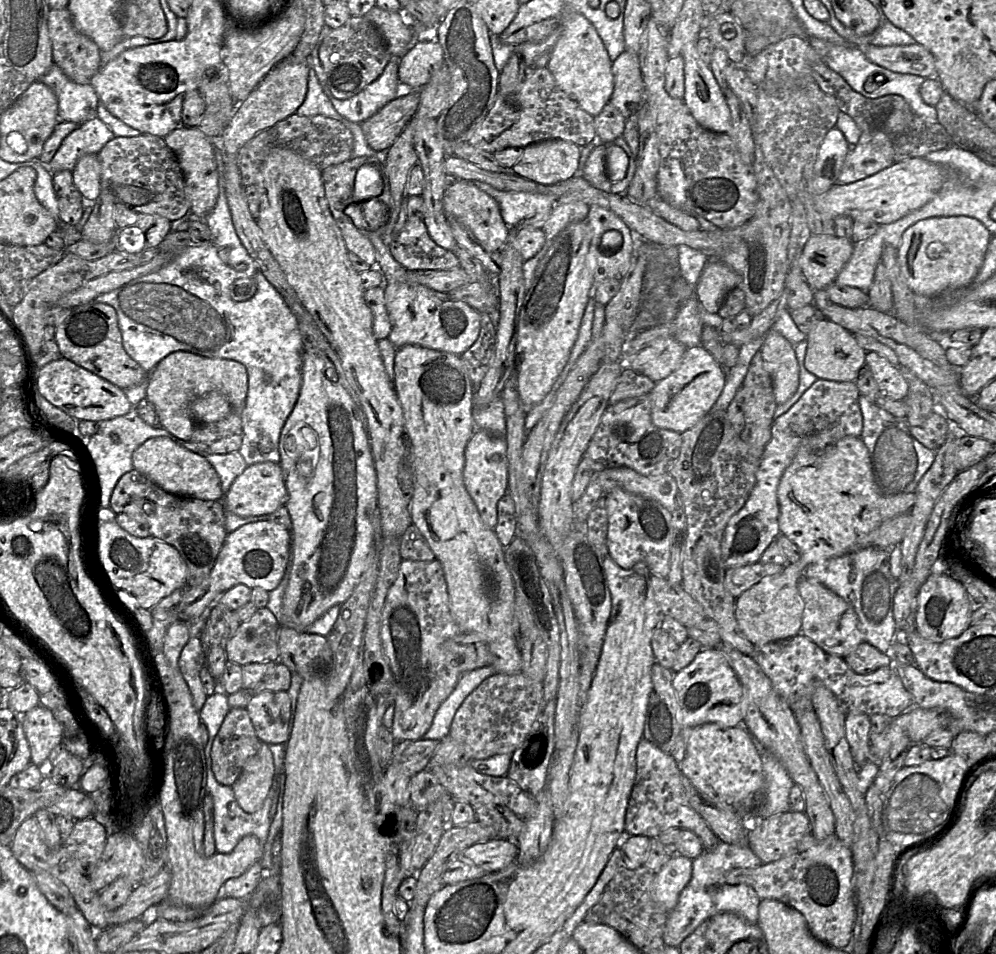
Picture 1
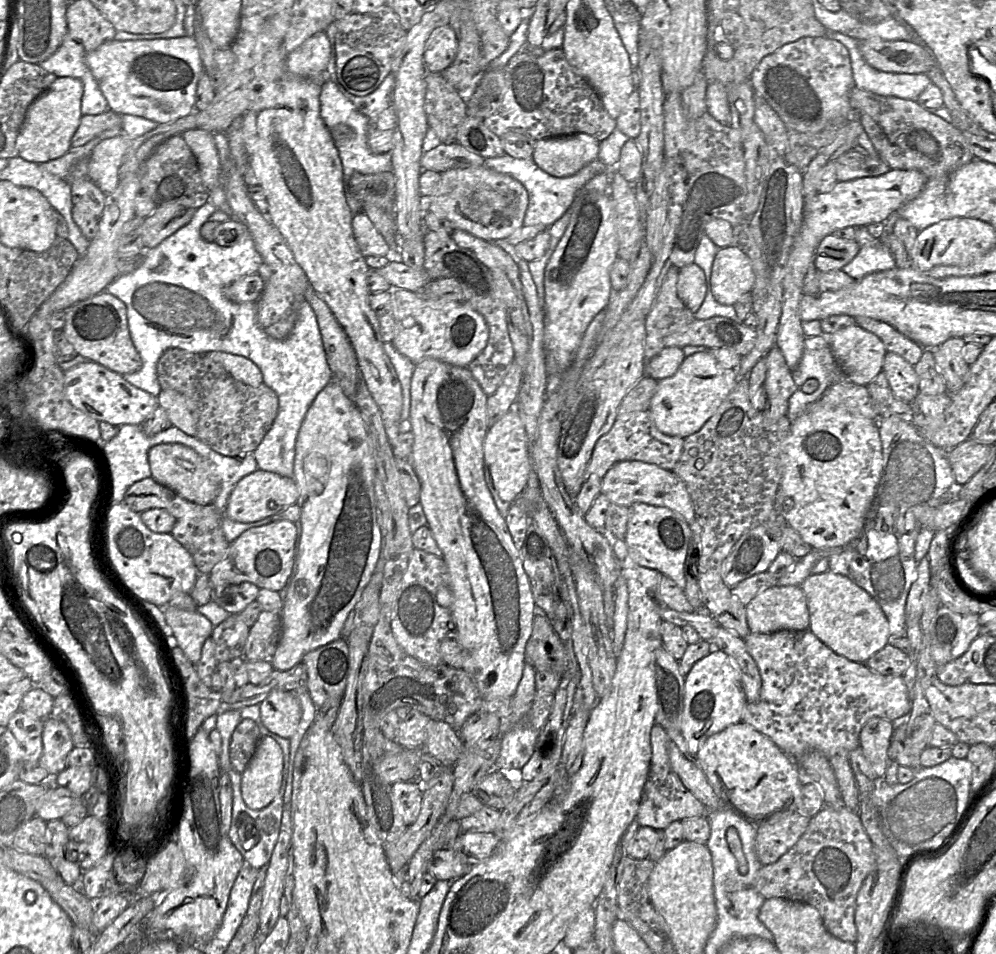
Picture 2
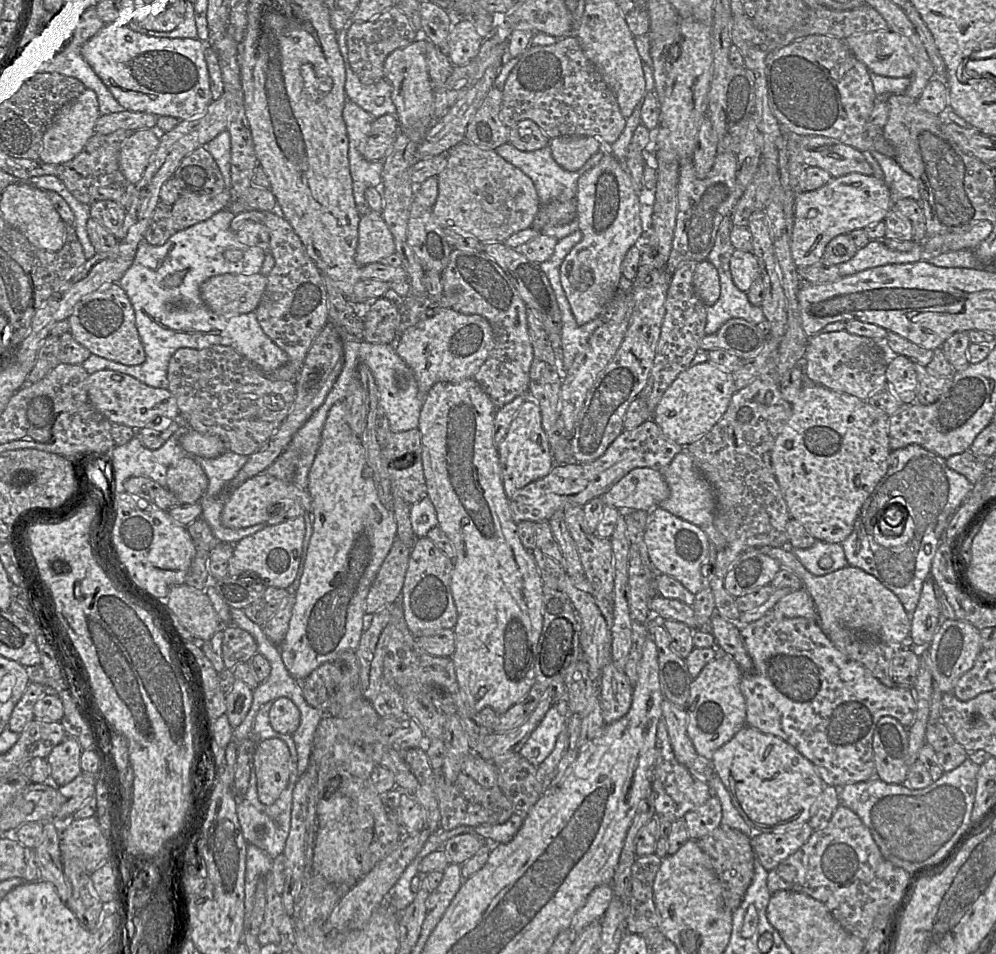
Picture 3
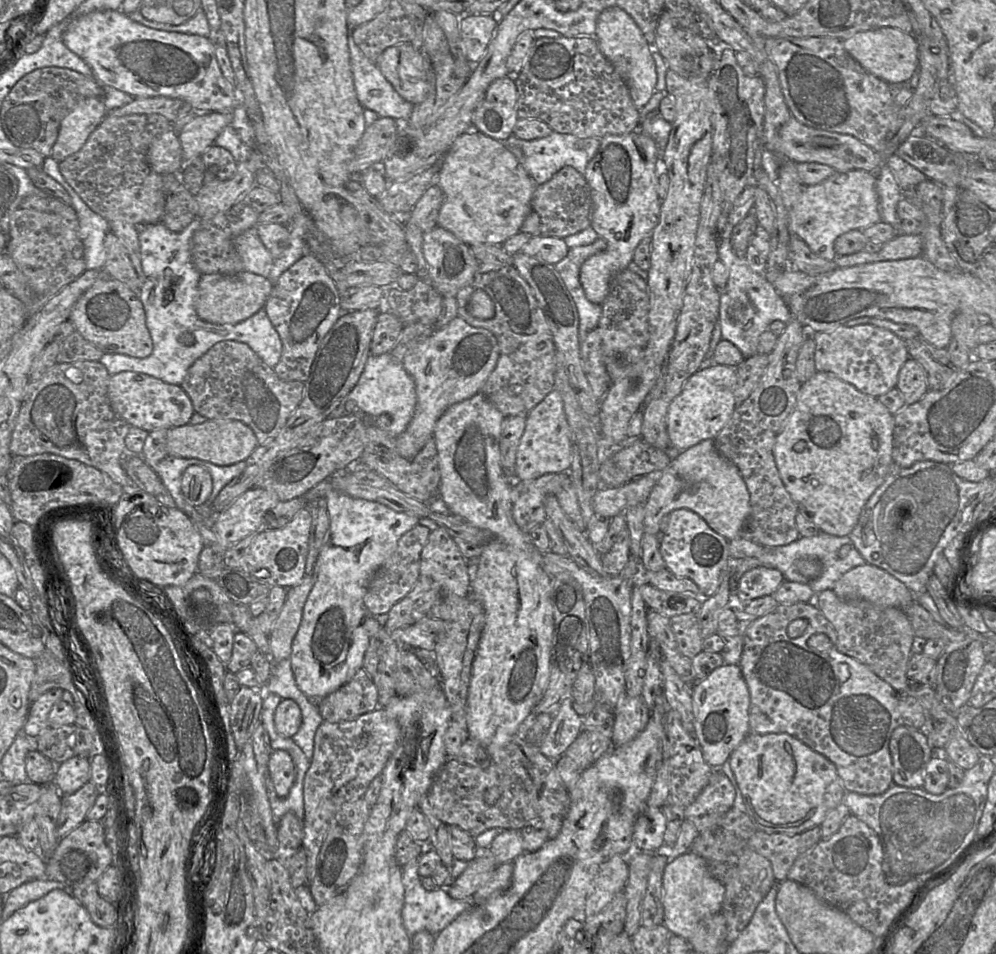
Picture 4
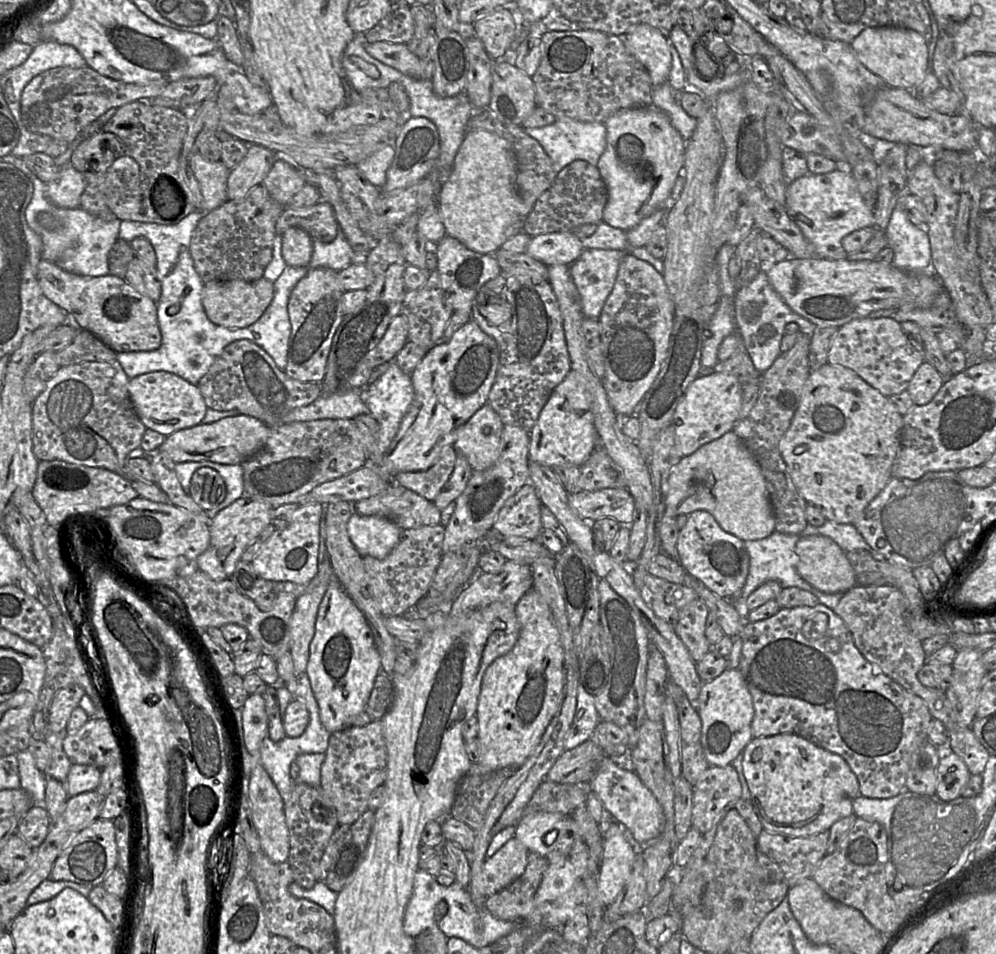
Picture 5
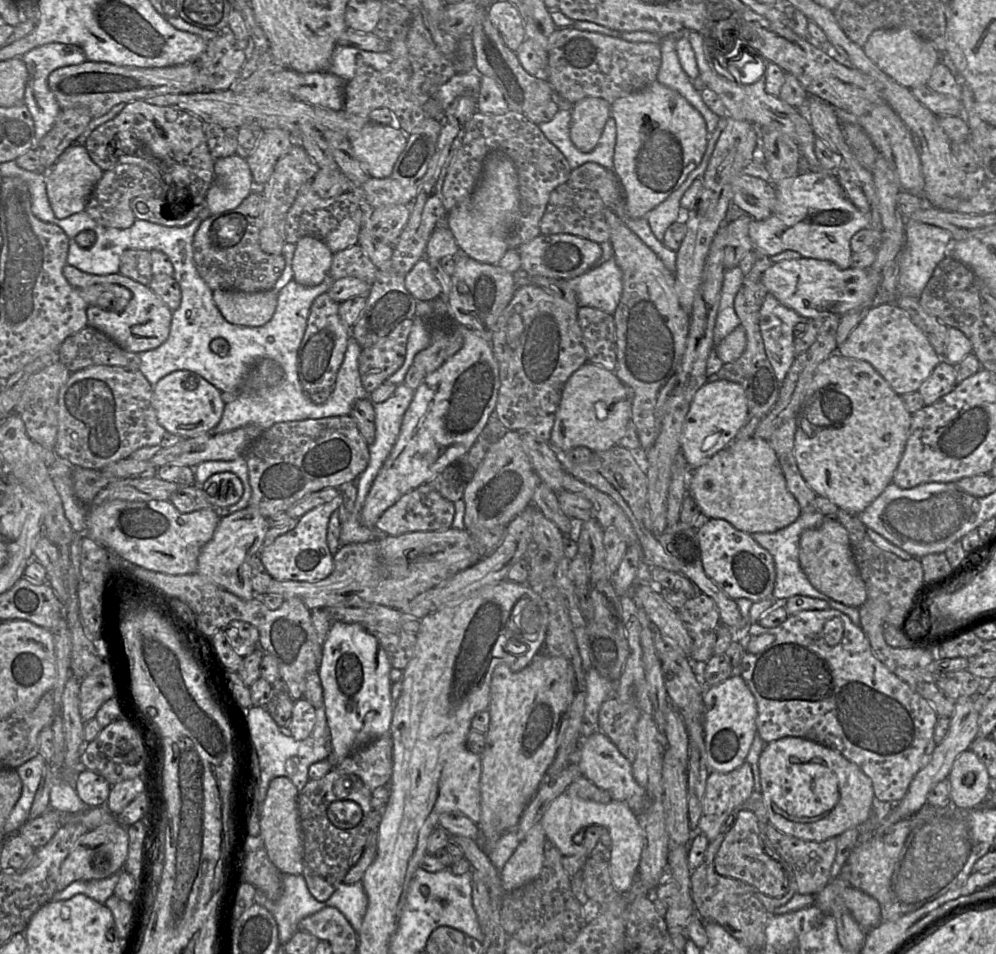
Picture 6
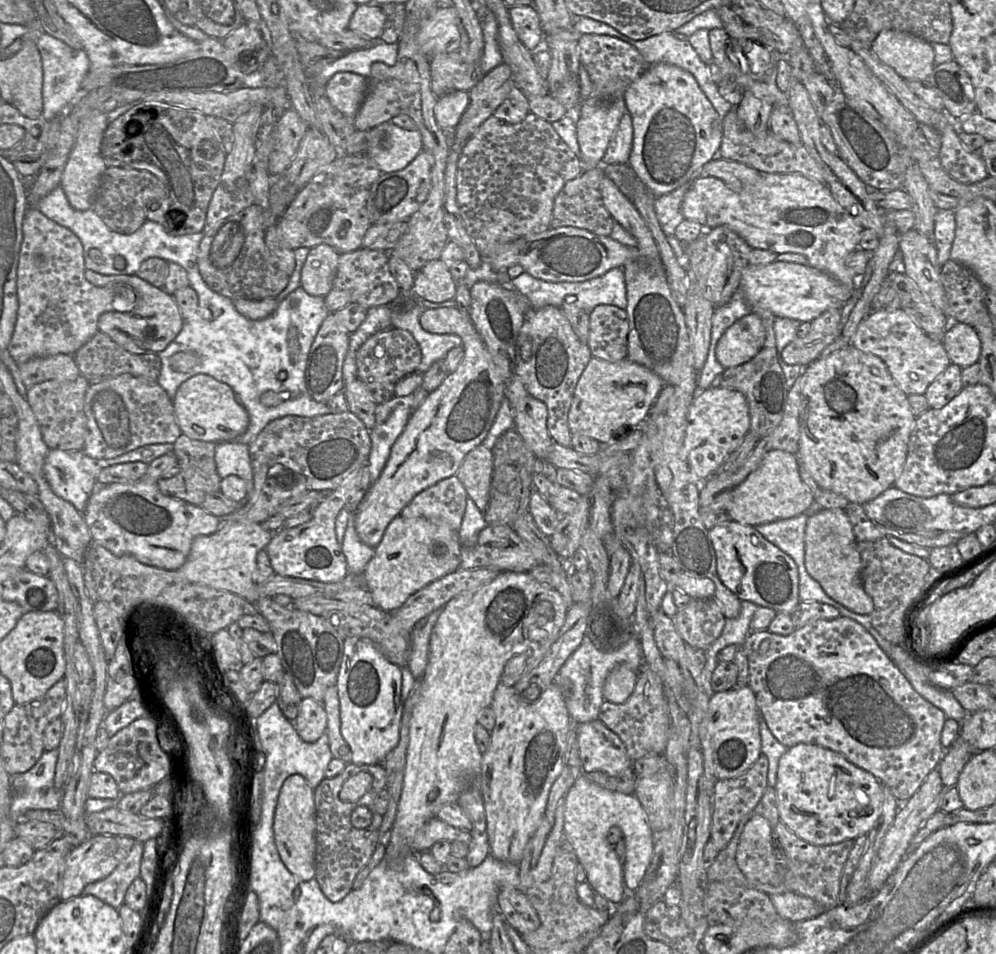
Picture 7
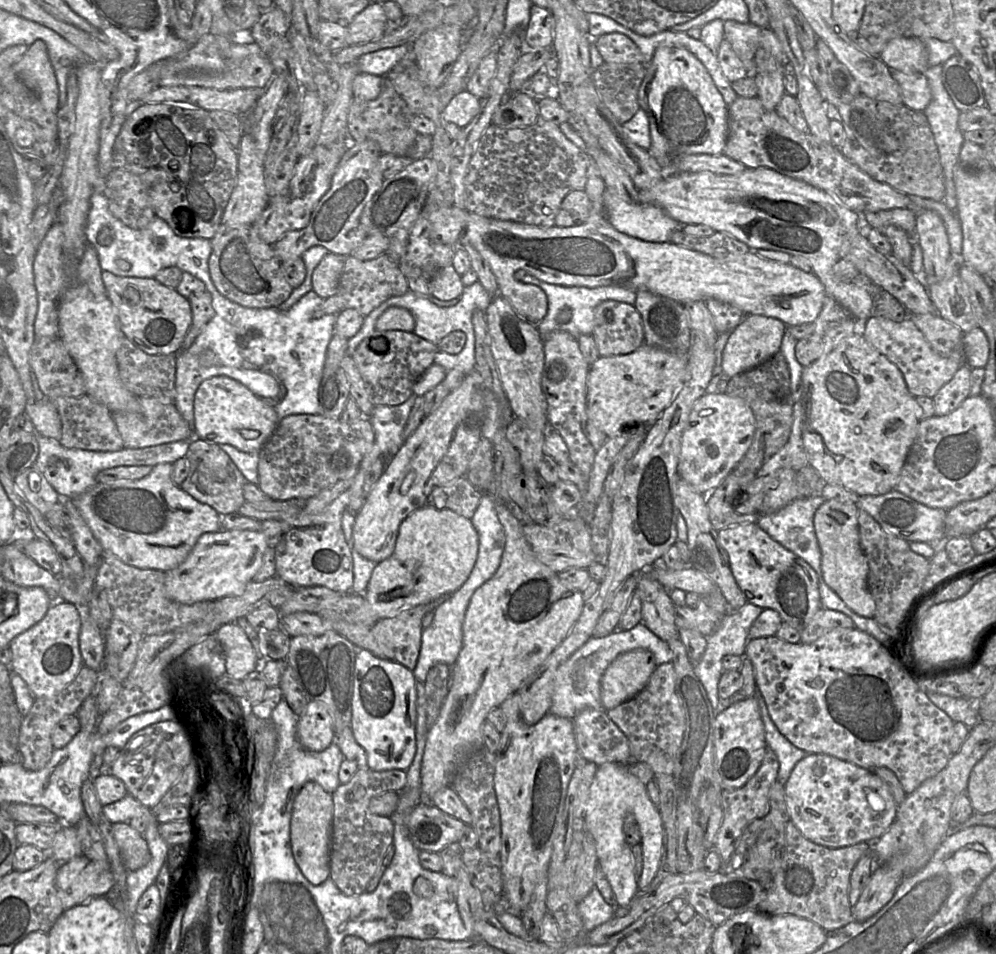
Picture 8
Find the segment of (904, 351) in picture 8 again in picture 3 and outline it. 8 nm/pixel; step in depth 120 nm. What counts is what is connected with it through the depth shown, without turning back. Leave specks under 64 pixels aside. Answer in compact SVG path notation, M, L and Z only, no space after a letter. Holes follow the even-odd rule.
M840 330L837 332L819 333L809 340L809 344L808 344L806 355L805 355L807 360L805 374L807 375L809 379L814 381L818 385L822 385L836 392L856 396L857 398L861 400L867 400L871 396L871 394L873 394L876 390L878 390L885 382L887 382L886 370L887 370L888 363L891 360L891 356L898 356L898 355L892 355L887 350L886 342L879 342L869 337L851 334L845 330Z

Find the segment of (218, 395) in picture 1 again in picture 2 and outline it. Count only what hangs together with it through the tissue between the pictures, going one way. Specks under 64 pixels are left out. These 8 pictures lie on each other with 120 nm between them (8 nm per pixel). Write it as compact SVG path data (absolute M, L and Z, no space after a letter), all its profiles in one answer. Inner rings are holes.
M218 351L200 354L208 363L220 364L229 375L246 385L257 387L263 382L259 367L243 356ZM162 390L157 396L157 400L158 405L166 411L172 426L179 428L190 436L196 436L194 413L190 410L189 400L184 395L175 390Z

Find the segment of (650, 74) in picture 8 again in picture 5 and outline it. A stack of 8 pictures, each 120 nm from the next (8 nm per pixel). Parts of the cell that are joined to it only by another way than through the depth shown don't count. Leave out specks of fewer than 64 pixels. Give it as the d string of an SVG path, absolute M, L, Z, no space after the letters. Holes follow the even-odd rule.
M654 105L619 110L606 120L605 125L607 130L607 144L605 151L603 152L603 154L599 158L599 161L596 164L601 178L606 185L608 194L607 202L603 209L602 222L605 222L612 227L619 228L624 231L629 231L637 224L639 224L644 218L654 213L656 210L662 207L666 207L669 210L669 196L671 194L676 179L678 178L680 173L683 172L686 140L673 127L669 116L664 111L655 107Z

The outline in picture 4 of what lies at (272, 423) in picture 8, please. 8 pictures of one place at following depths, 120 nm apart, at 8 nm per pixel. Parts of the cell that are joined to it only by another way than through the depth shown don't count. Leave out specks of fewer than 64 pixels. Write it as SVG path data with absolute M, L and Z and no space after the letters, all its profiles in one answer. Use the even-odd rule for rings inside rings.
M123 371L111 375L108 399L113 411L119 417L130 425L148 432L189 424L195 413L190 397L180 385L168 384L139 372Z

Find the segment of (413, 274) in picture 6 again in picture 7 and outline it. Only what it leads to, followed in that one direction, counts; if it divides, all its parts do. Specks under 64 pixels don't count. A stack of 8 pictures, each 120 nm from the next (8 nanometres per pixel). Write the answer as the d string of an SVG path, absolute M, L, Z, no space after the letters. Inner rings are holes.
M432 260L416 271L412 292L417 299L436 303L454 299L456 280L452 277L449 268L441 260Z

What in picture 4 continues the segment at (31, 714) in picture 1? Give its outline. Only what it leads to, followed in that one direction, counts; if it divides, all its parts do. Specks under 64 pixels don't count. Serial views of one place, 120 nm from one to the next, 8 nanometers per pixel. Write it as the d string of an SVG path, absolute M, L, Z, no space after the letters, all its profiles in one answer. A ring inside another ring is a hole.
M74 756L56 763L54 783L60 794L71 794L90 781L90 758Z

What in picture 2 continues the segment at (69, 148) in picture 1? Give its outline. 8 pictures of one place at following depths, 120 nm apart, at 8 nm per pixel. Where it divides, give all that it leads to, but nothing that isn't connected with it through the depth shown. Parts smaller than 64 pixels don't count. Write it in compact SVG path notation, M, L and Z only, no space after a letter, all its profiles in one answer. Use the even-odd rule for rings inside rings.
M121 129L106 130L88 143L79 147L71 147L71 149L63 156L46 163L41 163L40 166L47 172L67 181L70 176L71 169L77 161L83 158L89 158L93 148L101 141L113 138L122 133Z

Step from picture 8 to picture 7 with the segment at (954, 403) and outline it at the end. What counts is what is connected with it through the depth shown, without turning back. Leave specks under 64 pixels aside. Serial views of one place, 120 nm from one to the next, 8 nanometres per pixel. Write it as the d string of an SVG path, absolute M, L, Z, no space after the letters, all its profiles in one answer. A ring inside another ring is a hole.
M952 364L927 388L924 396L932 409L940 409L954 399L963 389L962 368Z

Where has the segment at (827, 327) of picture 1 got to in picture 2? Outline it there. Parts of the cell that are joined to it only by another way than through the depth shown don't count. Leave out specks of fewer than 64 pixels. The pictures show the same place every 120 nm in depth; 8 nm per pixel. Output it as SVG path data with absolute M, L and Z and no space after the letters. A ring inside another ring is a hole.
M857 325L827 335L827 342L846 379L867 386L882 371L887 350L874 334Z

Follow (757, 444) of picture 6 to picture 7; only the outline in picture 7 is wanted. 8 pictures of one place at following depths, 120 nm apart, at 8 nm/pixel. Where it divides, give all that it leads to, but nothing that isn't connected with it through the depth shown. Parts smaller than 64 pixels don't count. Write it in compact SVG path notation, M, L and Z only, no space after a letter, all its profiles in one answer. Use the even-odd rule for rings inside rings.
M782 450L766 453L759 467L732 490L731 508L726 512L729 517L735 522L756 527L807 511L815 497L801 479L798 460L797 456Z

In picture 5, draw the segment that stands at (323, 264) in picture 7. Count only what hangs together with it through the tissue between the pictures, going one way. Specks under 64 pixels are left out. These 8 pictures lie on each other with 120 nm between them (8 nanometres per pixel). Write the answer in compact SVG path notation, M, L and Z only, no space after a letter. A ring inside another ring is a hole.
M288 228L279 238L281 254L287 266L308 267L314 240L300 228Z

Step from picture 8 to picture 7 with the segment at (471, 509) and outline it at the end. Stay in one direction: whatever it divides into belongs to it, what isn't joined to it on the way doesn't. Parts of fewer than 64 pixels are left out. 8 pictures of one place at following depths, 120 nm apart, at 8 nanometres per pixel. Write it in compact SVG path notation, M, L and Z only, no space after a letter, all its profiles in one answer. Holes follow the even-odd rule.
M452 476L438 481L418 493L400 512L404 518L424 517L444 521L459 529L465 512L468 494L459 478Z

